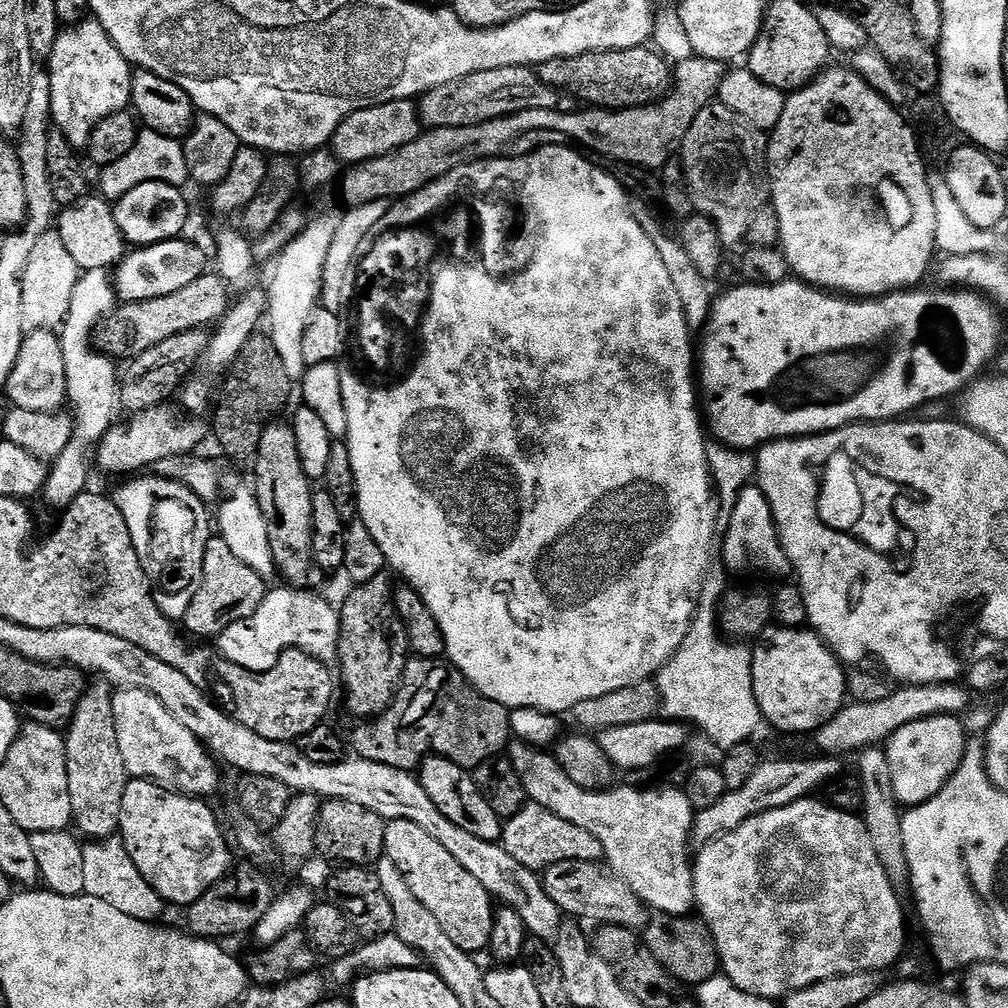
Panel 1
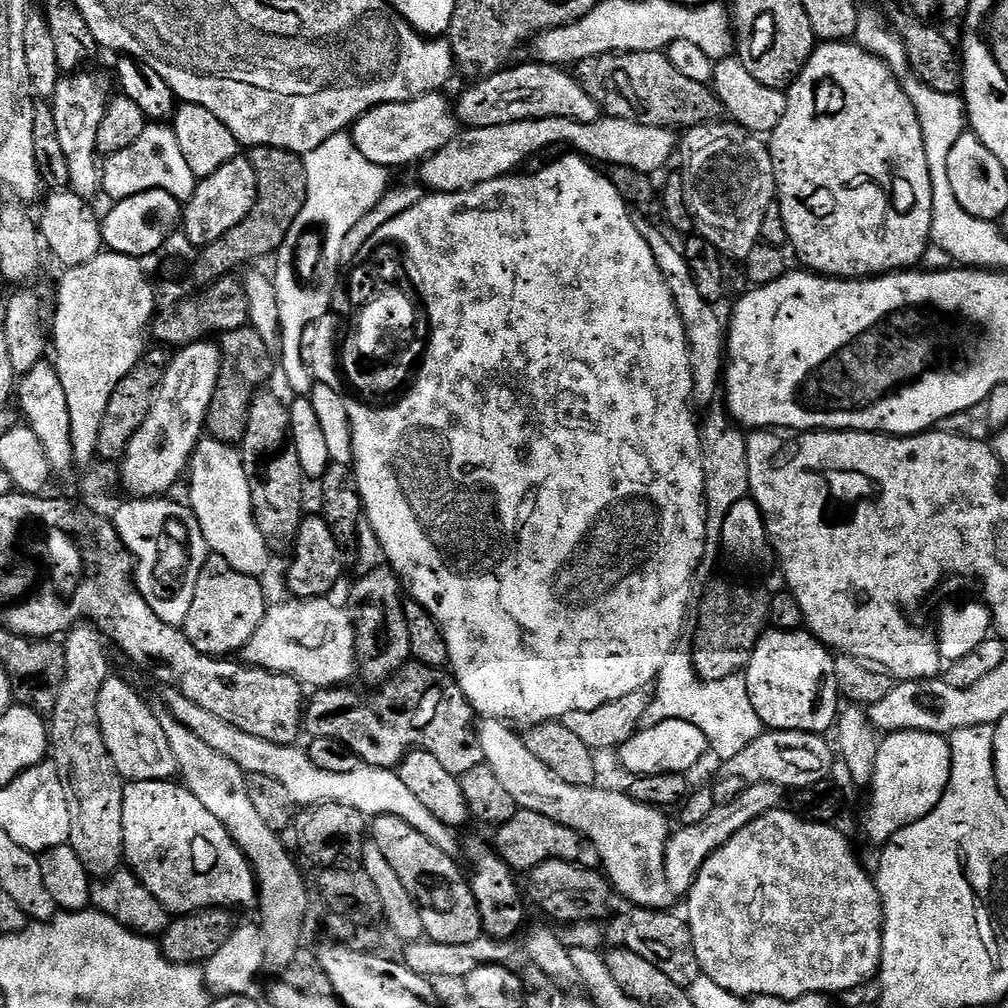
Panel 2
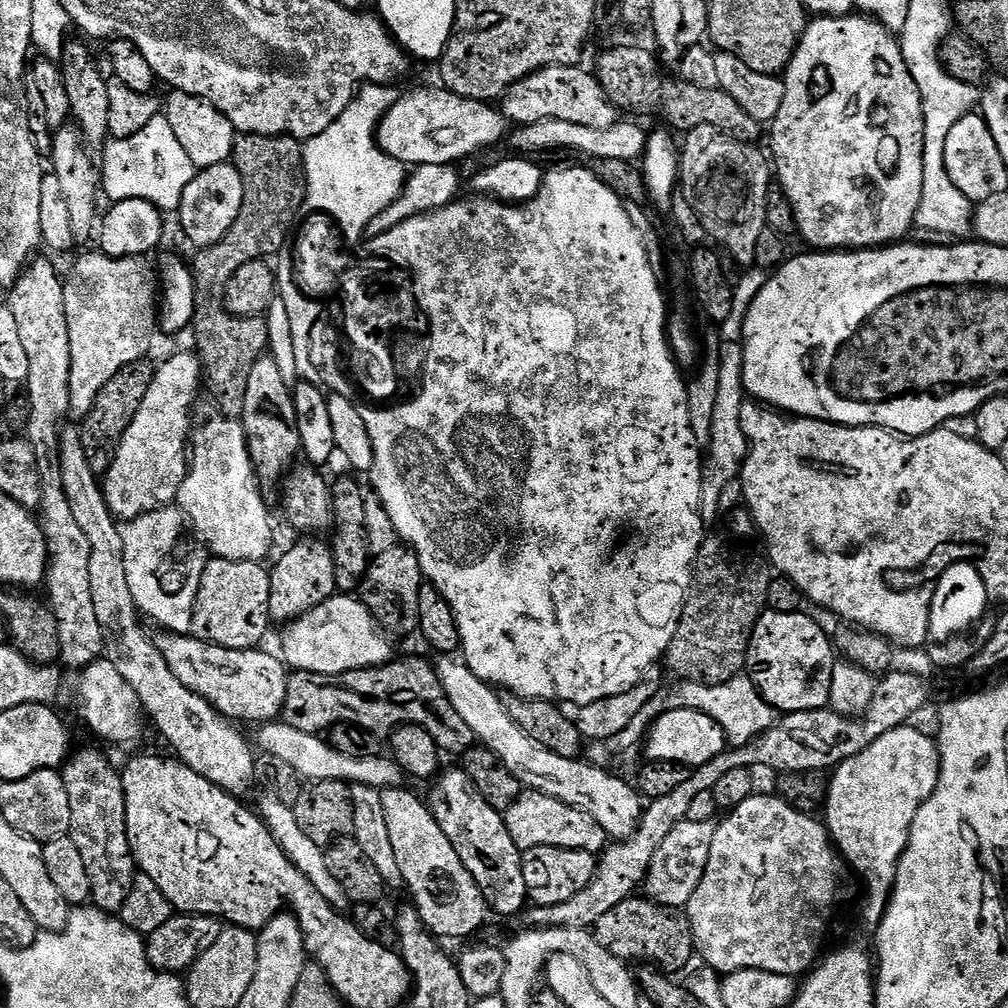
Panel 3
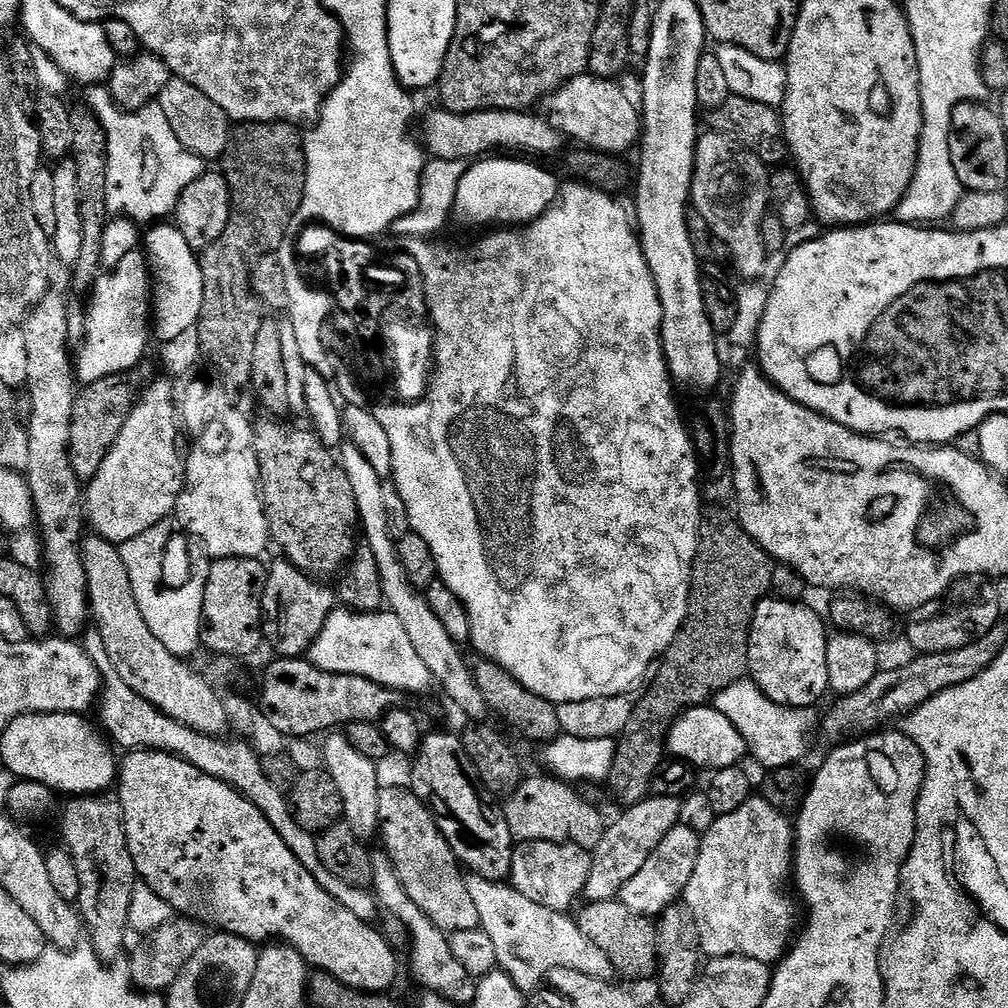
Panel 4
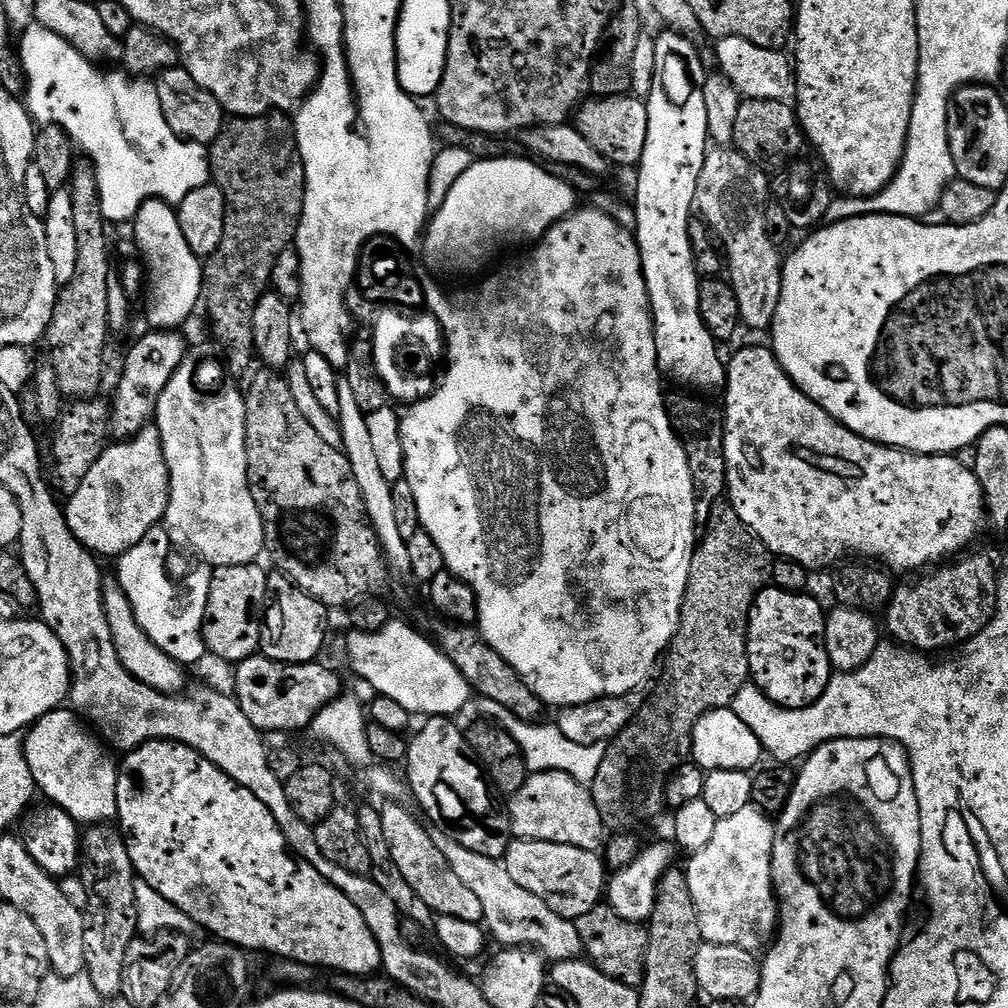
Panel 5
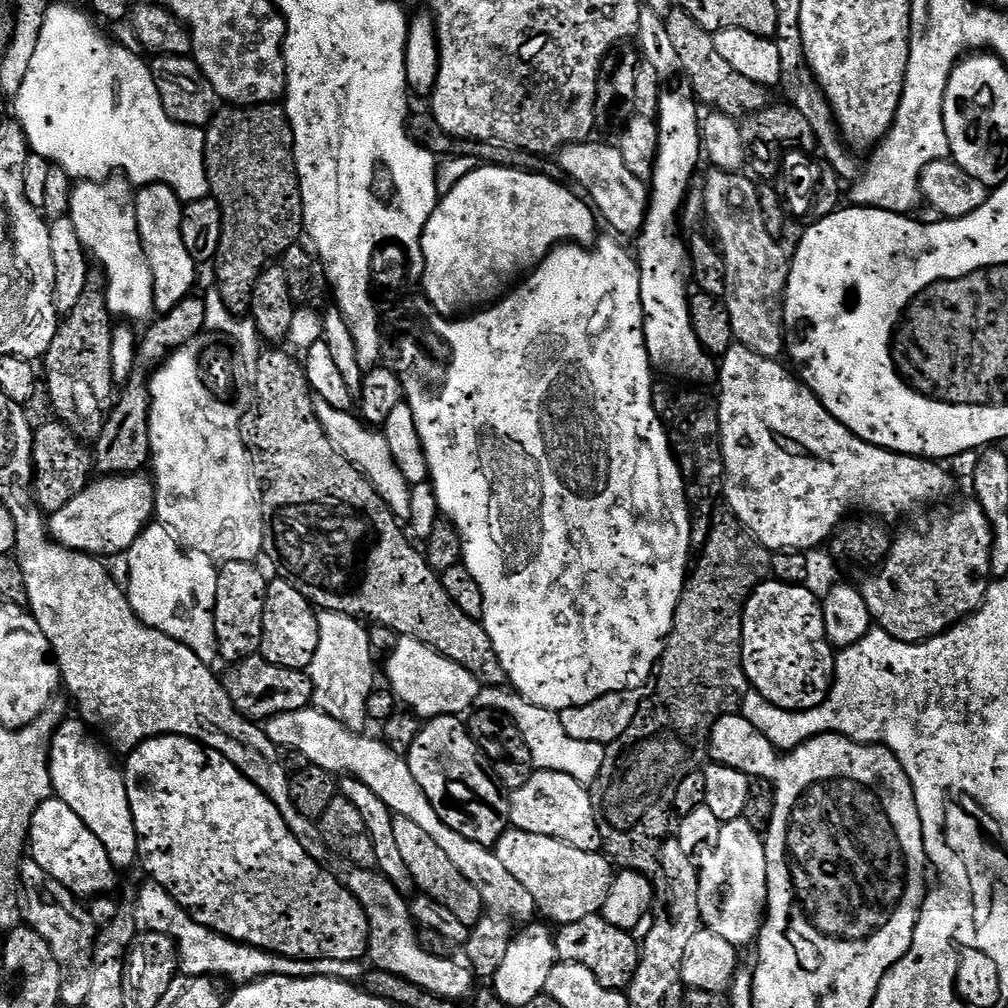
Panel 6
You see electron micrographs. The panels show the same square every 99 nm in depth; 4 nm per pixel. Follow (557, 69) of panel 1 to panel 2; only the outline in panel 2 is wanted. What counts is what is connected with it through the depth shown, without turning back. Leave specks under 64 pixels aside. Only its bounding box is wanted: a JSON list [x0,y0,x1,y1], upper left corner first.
[574,52,721,129]

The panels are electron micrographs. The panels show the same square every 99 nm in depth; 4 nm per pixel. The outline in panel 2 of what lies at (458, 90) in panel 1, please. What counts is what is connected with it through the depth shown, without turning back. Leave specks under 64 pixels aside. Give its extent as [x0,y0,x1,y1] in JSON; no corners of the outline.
[454,64,601,128]

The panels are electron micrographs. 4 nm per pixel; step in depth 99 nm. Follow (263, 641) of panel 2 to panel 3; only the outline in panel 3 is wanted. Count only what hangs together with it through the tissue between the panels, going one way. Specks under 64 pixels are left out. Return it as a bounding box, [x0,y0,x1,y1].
[282,594,393,676]

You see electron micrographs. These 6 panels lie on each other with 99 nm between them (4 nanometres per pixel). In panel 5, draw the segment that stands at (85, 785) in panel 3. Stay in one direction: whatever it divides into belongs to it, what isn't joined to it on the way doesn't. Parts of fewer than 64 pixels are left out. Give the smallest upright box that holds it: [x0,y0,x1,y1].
[82,824,138,998]

